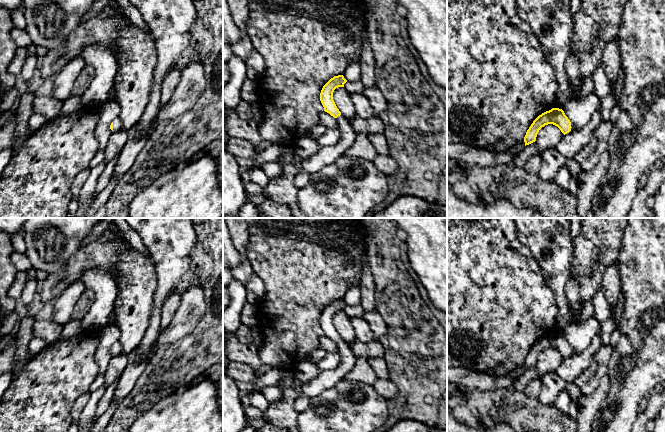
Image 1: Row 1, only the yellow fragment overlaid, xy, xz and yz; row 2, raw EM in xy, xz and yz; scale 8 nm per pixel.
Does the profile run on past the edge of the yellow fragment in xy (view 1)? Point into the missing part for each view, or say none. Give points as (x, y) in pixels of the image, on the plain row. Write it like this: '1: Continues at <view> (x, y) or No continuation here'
1: Continues at xy (117, 350)

